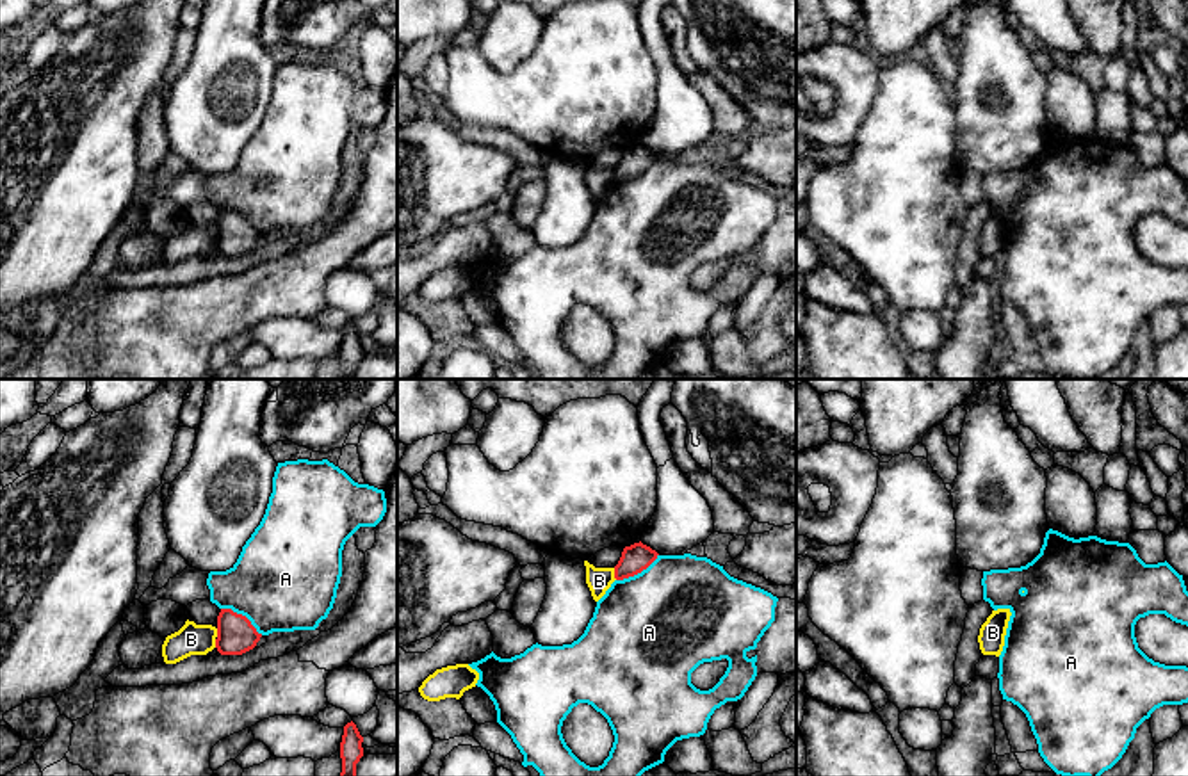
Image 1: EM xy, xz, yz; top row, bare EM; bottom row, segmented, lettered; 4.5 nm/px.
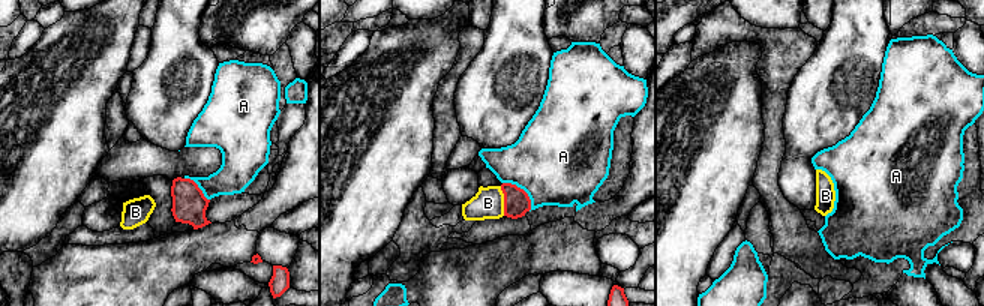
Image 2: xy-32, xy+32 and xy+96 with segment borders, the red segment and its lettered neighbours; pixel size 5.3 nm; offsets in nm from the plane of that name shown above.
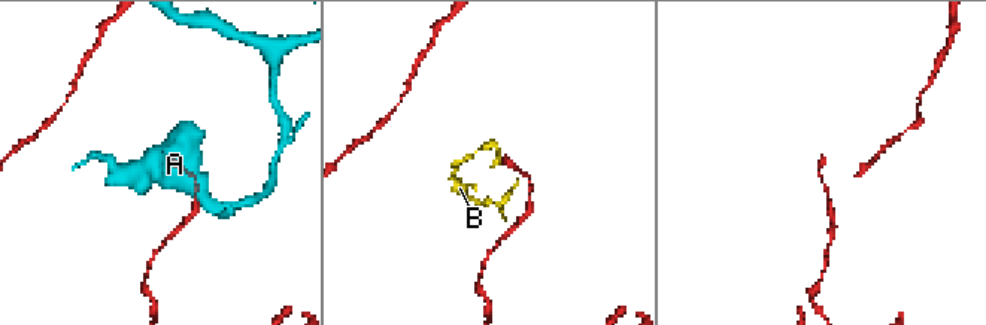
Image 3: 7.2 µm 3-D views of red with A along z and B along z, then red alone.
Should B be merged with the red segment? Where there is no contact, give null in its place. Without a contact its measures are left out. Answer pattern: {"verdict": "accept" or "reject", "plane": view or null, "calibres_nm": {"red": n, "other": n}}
{"verdict": "reject", "plane": "xz", "calibres_nm": {"red": 130, "other": 110}}

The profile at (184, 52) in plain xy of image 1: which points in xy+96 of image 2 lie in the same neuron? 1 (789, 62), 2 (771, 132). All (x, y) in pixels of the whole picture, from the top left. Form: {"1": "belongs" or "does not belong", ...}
{"1": "belongs", "2": "belongs"}

